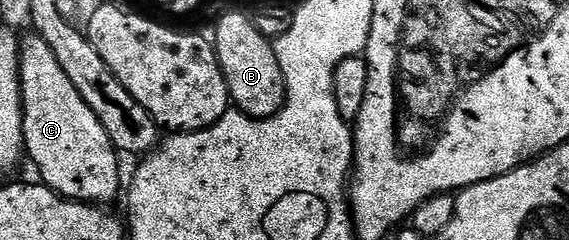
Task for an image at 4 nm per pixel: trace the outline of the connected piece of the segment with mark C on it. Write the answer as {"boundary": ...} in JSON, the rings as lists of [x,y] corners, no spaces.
{"boundary":[[[36,34],[22,37],[19,46],[19,89],[23,95],[23,146],[26,155],[31,156],[31,160],[35,163],[35,168],[39,171],[38,179],[47,187],[52,188],[56,194],[65,197],[67,200],[79,200],[82,204],[94,204],[96,206],[107,206],[107,203],[114,198],[119,192],[119,159],[120,153],[116,151],[113,142],[109,138],[109,134],[105,132],[105,127],[98,121],[97,114],[93,112],[81,98],[81,94],[77,92],[76,86],[66,77],[65,72],[61,68],[60,62],[54,57],[53,50],[44,42],[42,37]]]}

